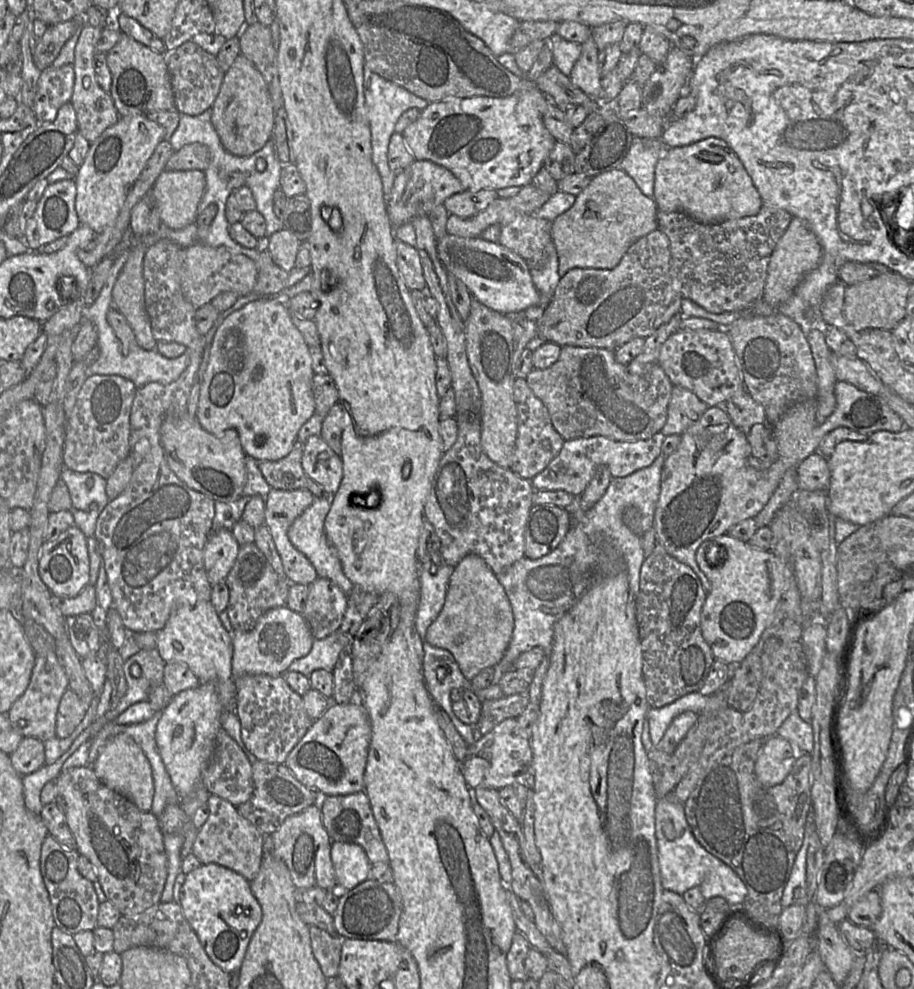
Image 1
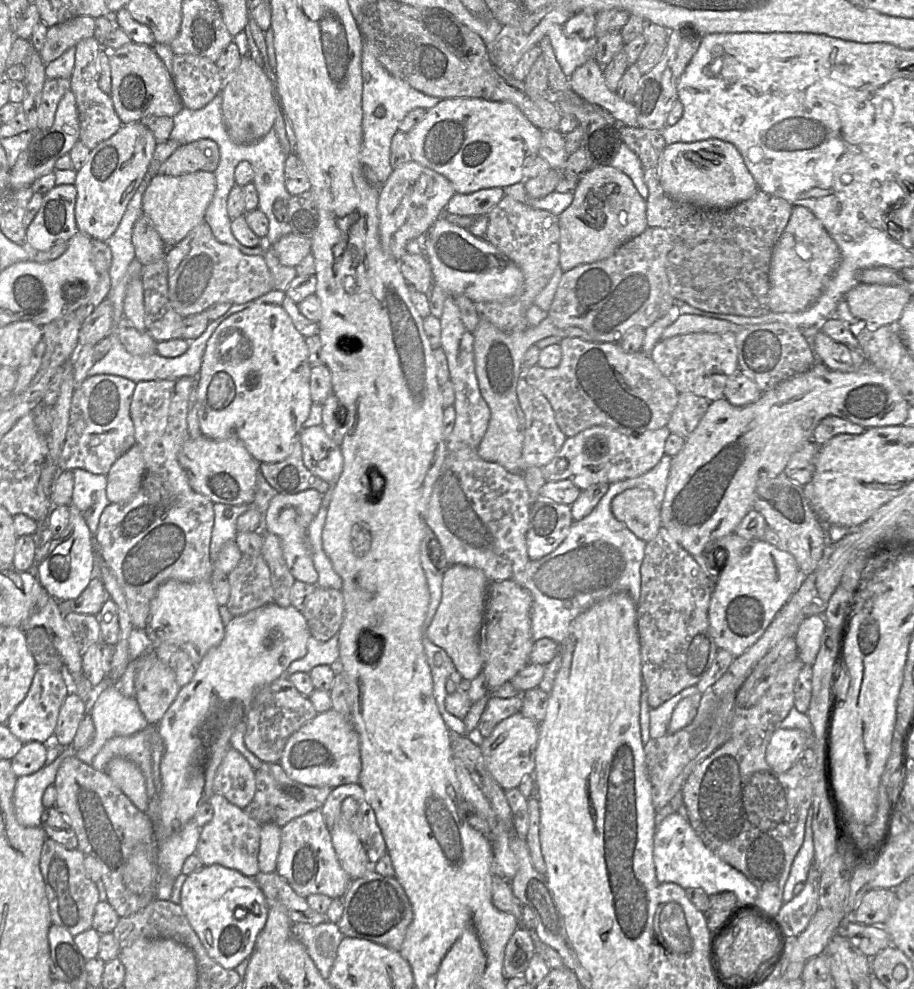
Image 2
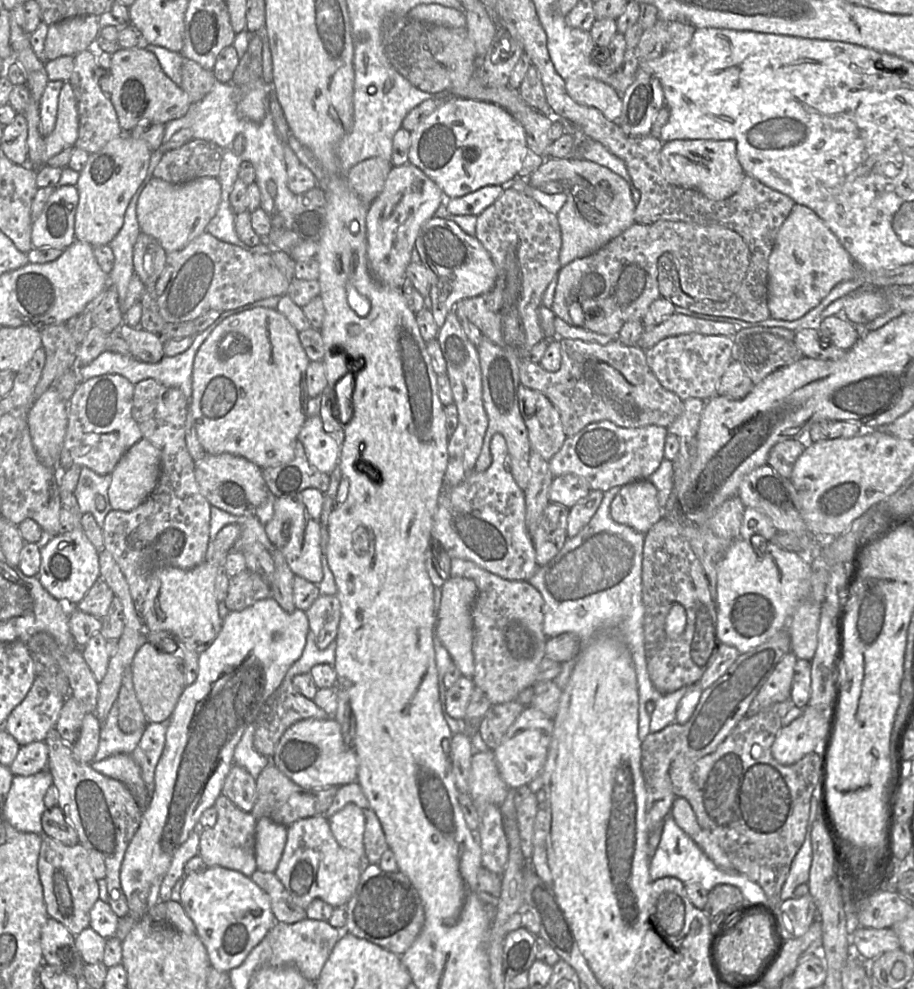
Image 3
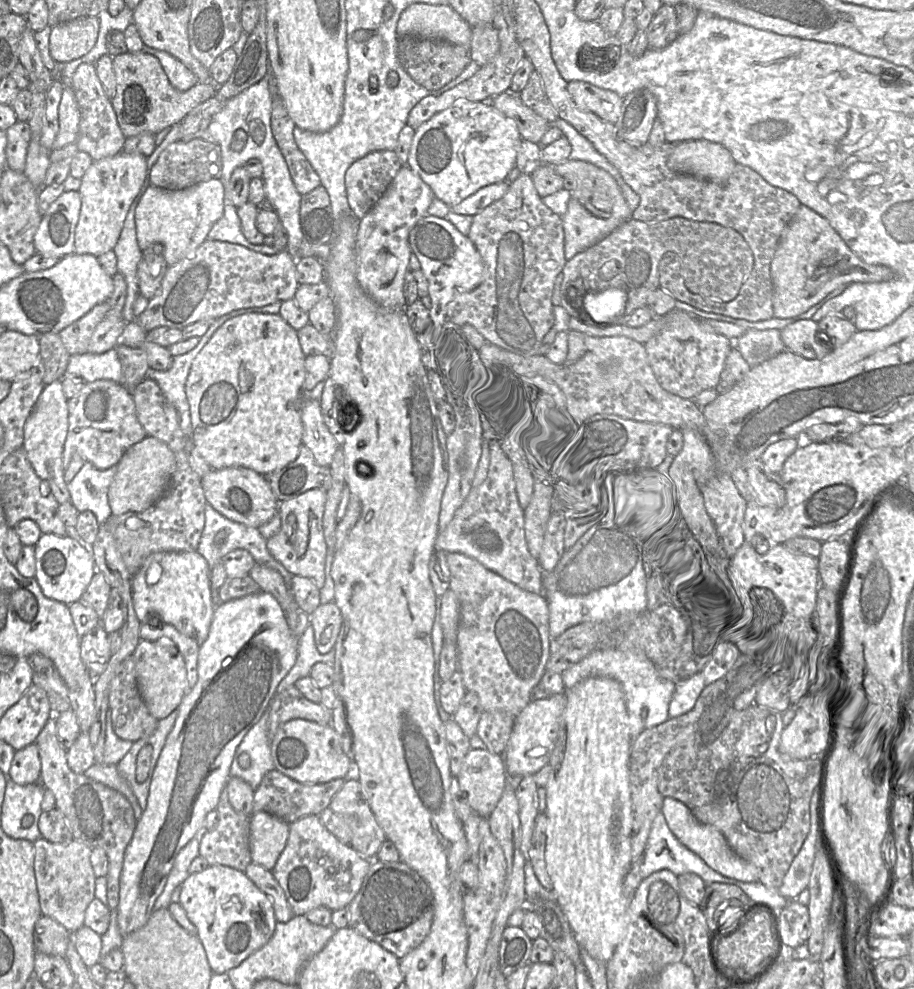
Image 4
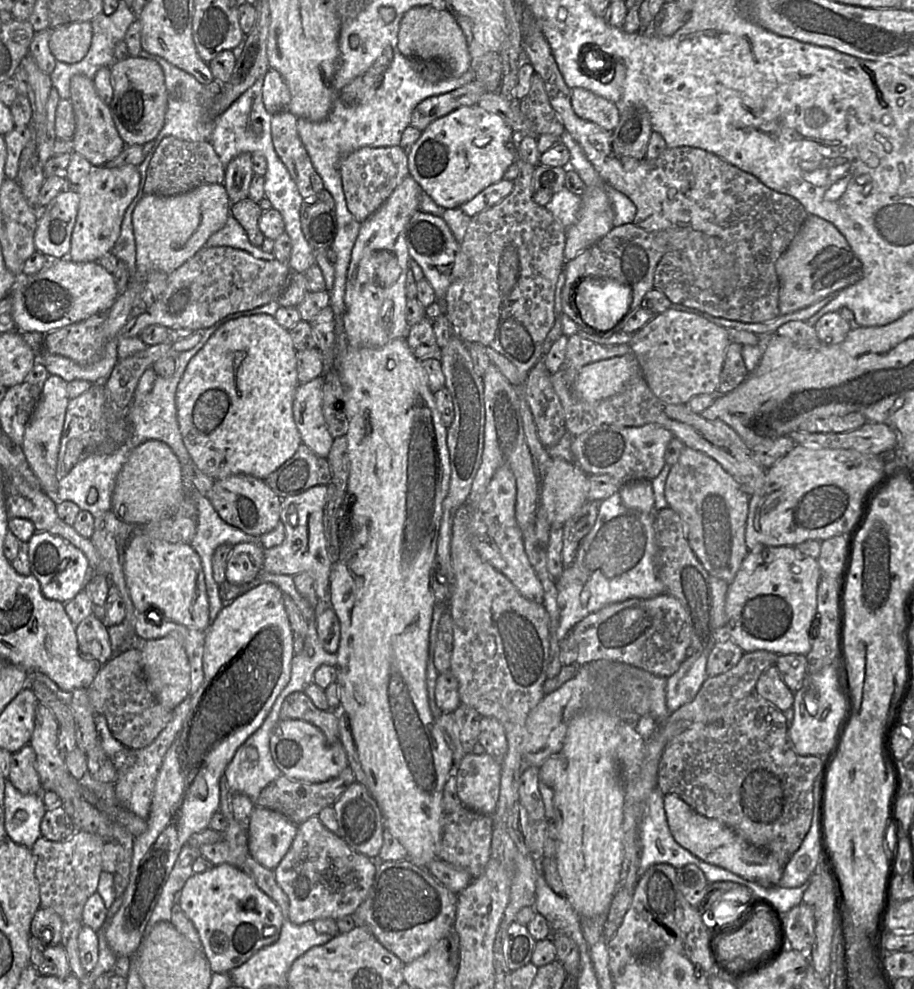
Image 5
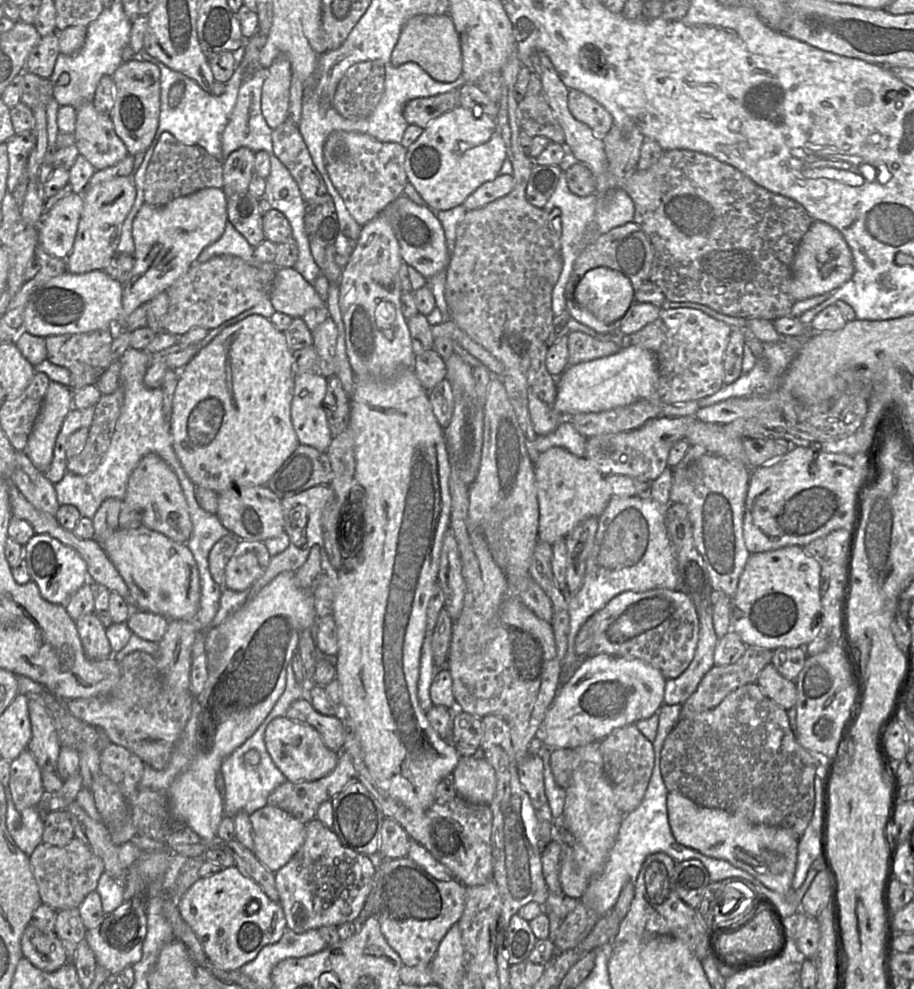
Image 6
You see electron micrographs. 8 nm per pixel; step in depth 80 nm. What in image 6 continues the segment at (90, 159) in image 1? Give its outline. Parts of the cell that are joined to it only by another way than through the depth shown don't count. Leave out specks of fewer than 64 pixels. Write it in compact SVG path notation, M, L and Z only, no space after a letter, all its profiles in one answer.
M119 176L97 184L82 193L83 209L73 249L66 258L67 270L73 274L83 274L93 270L104 270L113 257L117 256L122 225L127 218L136 199L137 190L132 176Z

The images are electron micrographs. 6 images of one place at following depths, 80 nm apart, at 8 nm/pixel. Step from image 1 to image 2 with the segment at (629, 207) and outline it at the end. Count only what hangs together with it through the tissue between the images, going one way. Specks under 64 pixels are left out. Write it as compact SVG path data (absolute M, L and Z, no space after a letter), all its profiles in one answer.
M598 166L577 182L571 205L558 216L559 266L562 272L611 257L628 240L648 228L646 200L631 179L611 166Z

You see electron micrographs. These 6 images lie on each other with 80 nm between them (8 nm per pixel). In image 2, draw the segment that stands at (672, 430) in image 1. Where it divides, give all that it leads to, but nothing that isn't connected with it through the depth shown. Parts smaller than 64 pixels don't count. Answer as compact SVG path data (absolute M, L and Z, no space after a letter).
M688 392L679 393L677 405L666 428L686 439L697 427L709 404L710 401L705 397Z

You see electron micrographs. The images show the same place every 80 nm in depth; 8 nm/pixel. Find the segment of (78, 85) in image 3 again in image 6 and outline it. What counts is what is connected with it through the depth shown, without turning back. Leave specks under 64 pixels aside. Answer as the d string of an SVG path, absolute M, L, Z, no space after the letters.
M85 102L76 109L76 128L73 133L78 152L96 170L116 165L127 155L127 147L115 132L110 115L99 112L93 102Z

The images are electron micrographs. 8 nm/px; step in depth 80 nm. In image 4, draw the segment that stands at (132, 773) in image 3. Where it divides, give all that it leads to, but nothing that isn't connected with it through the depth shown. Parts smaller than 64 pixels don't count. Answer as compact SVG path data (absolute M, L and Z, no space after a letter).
M94 763L83 774L123 794L135 811L137 821L141 818L144 810L141 809L129 783L119 773L116 765Z

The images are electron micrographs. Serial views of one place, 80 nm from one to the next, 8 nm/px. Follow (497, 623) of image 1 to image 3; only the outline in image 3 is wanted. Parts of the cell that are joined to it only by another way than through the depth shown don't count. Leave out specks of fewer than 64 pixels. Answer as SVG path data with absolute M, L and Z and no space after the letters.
M449 577L441 587L441 603L436 619L435 634L445 647L462 675L471 678L474 674L473 621L471 608L474 602L477 587L473 580L463 577Z

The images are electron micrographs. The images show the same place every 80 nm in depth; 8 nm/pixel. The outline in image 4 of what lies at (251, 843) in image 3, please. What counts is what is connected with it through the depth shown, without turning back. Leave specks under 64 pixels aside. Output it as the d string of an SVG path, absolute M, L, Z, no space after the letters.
M226 787L222 790L218 805L218 823L212 830L204 830L199 836L199 856L210 865L224 865L244 872L252 862L250 851L250 817L236 812L230 804Z

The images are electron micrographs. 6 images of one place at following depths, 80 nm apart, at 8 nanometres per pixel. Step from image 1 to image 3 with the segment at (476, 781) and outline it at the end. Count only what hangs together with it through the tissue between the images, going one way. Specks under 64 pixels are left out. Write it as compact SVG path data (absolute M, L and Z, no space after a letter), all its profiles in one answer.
M527 705L508 728L501 744L493 753L500 776L510 789L527 785L541 773L547 758L553 727L553 718Z

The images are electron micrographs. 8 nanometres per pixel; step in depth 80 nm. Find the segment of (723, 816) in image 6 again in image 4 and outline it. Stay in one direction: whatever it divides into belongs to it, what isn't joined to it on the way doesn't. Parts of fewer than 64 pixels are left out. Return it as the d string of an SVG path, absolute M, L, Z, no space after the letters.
M664 797L662 813L675 837L697 854L710 868L728 878L742 882L759 882L759 869L739 857L728 845L724 835L714 826L699 822L687 805L674 797Z

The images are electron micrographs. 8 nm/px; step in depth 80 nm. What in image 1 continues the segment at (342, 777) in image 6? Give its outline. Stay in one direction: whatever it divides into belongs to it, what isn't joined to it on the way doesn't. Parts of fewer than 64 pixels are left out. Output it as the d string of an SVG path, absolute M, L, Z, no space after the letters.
M257 760L251 767L253 793L248 801L237 806L236 809L264 836L271 836L287 817L303 811L320 800L318 791L301 784L284 764Z

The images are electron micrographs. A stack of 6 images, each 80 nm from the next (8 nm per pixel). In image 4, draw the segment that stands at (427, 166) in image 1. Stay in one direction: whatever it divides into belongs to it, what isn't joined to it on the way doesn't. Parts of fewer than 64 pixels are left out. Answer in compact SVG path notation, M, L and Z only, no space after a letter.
M408 165L398 171L382 197L360 220L357 233L357 280L363 290L387 310L406 310L404 282L412 255L409 244L410 231L424 216L434 198L431 188Z

